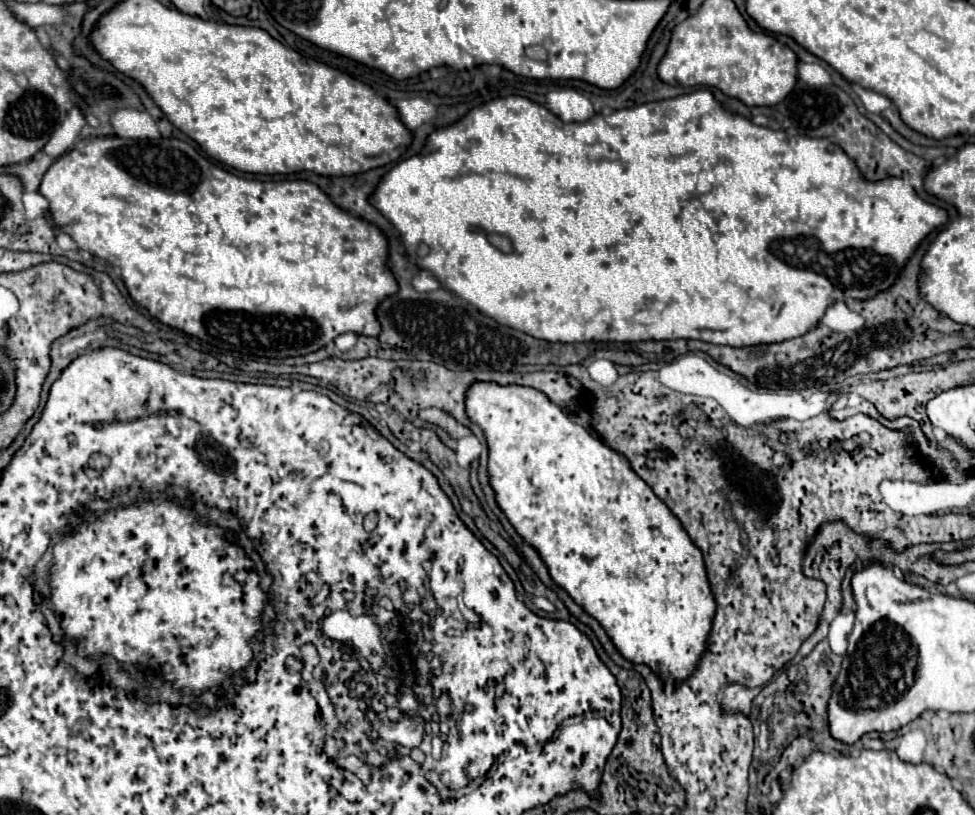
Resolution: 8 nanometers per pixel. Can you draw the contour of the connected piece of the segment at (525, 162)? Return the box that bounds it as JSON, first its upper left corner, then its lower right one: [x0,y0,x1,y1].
[371,90,949,348]

